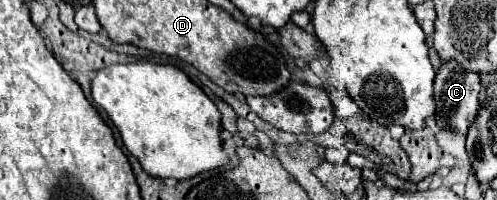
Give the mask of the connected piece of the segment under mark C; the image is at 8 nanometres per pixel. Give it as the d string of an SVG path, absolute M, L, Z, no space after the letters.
M455 60L441 62L435 76L437 124L455 126L461 134L467 134L479 110L479 90L481 80L477 72L465 72Z

